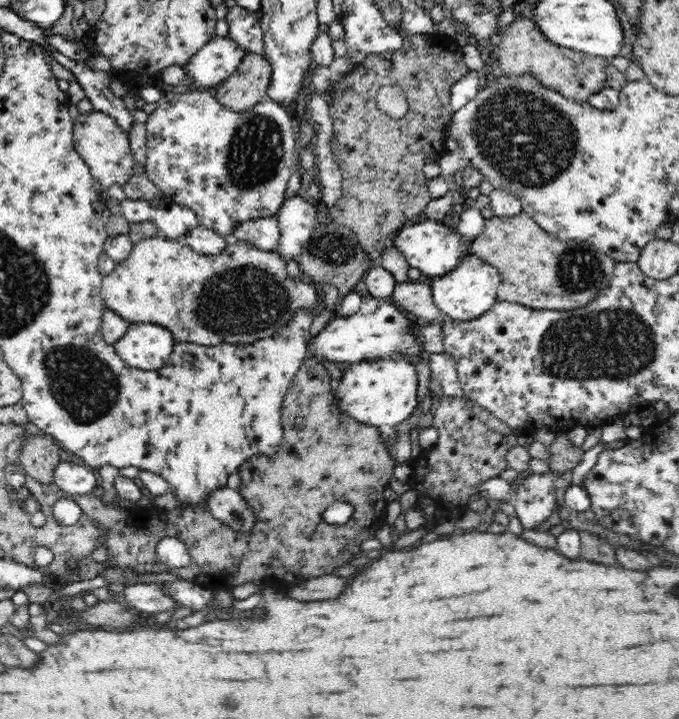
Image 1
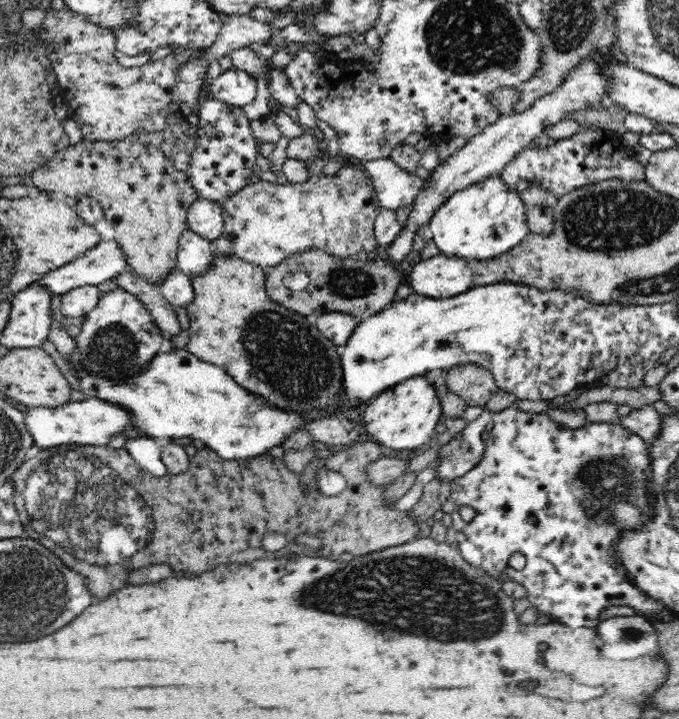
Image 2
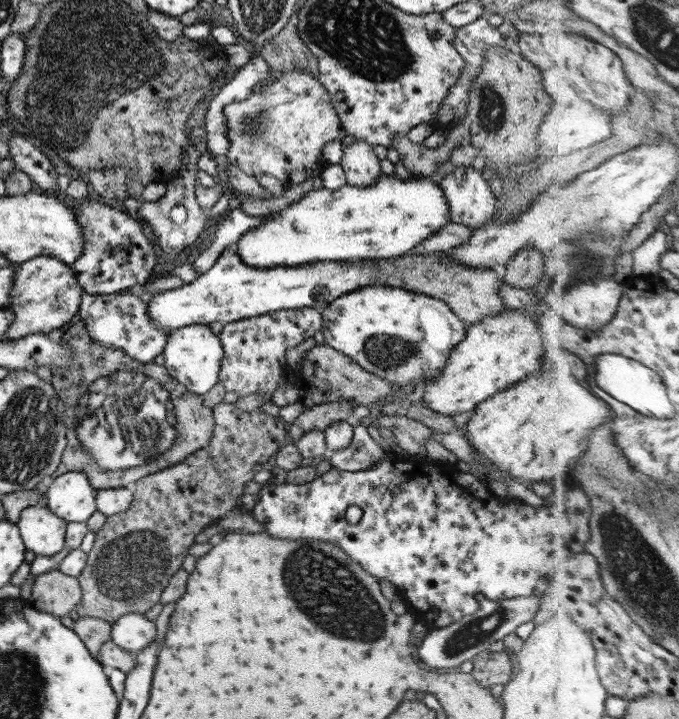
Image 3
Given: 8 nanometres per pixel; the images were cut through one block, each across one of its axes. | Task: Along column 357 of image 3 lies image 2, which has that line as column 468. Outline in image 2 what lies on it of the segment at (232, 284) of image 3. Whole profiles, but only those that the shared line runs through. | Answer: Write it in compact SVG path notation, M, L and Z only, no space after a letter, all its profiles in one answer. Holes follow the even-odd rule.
M439 255L413 267L409 285L414 293L434 299L452 298L474 286L474 272L466 259Z

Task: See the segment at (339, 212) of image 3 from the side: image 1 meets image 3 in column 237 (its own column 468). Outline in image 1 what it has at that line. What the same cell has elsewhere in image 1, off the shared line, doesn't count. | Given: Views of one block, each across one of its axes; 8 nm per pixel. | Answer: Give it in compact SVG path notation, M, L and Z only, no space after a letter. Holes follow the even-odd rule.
M429 219L407 224L396 233L390 243L402 254L409 266L417 268L427 280L454 270L464 256L471 254L470 242L464 240L458 231L455 232L445 224Z

